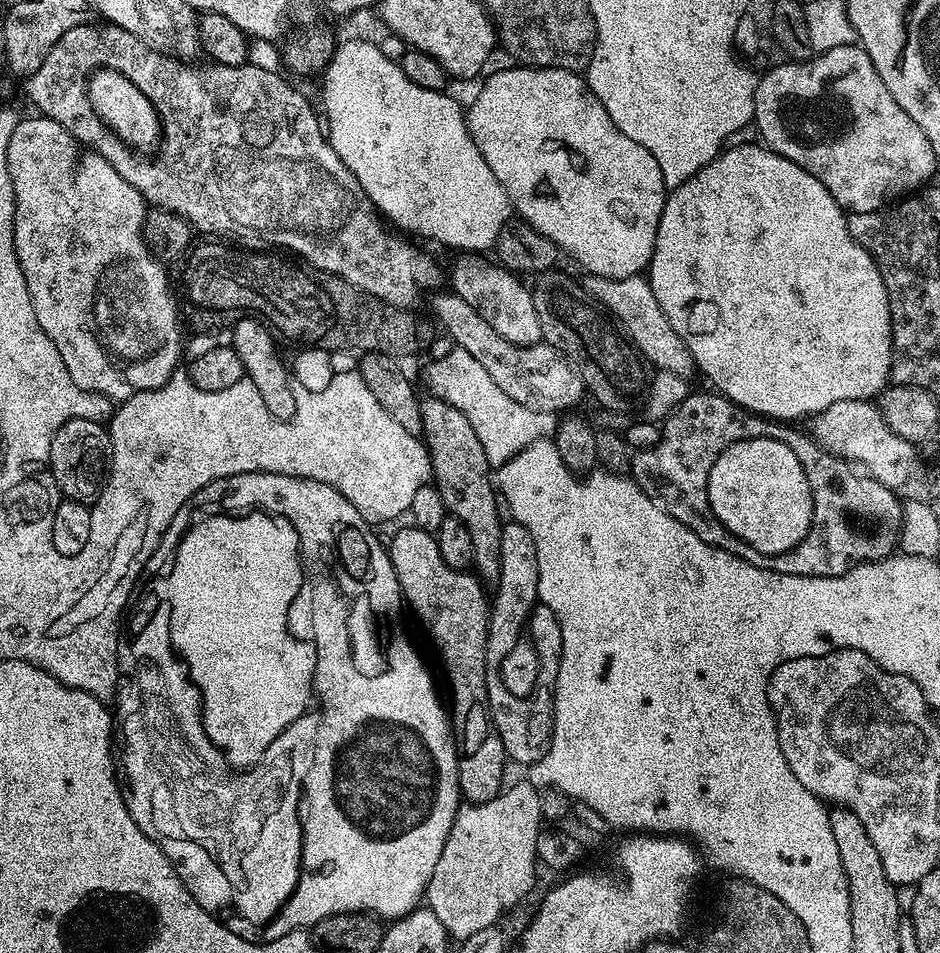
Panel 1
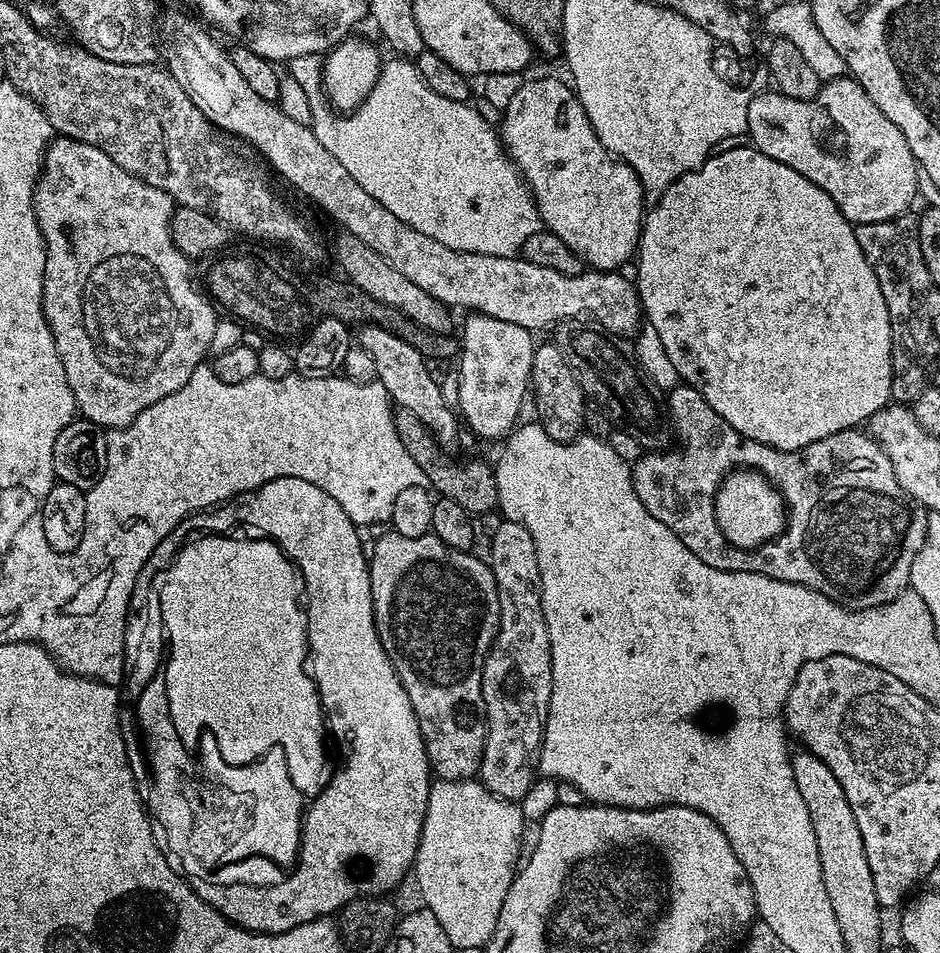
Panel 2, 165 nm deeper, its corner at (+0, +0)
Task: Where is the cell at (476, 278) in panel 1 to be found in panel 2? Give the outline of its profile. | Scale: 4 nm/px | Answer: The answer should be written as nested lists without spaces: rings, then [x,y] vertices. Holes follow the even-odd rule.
[[[472,314],[469,317],[464,324],[464,340],[462,336],[458,348],[460,373],[456,376],[454,404],[467,431],[469,428],[474,435],[485,436],[488,440],[504,438],[517,427],[524,395],[530,392],[533,333],[493,316]]]

